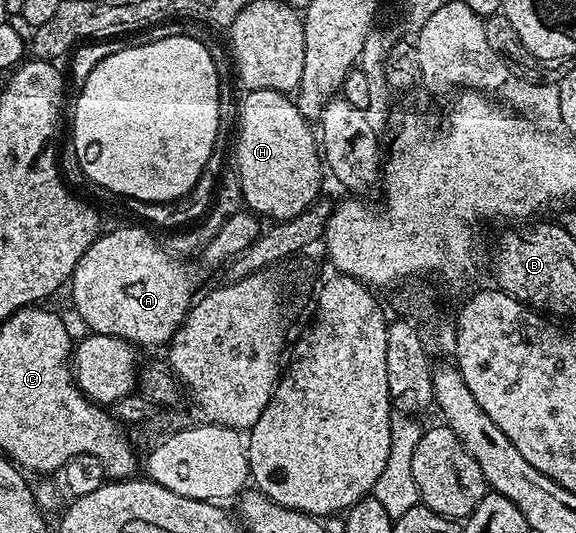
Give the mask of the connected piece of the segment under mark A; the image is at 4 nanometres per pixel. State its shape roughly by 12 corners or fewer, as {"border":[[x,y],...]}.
{"border":[[145,225],[99,233],[68,291],[89,333],[165,347],[199,293]]}

